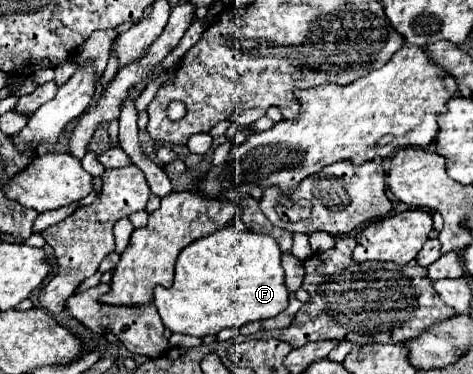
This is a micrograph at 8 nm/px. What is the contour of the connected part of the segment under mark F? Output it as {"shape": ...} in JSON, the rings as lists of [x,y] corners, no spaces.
{"shape":[[[221,228],[201,240],[189,244],[177,258],[175,280],[171,288],[155,288],[157,312],[171,332],[181,332],[189,336],[219,334],[223,328],[241,328],[255,320],[265,320],[281,314],[289,304],[289,290],[285,286],[281,250],[273,236],[257,234],[251,230],[237,232],[233,228]]]}

